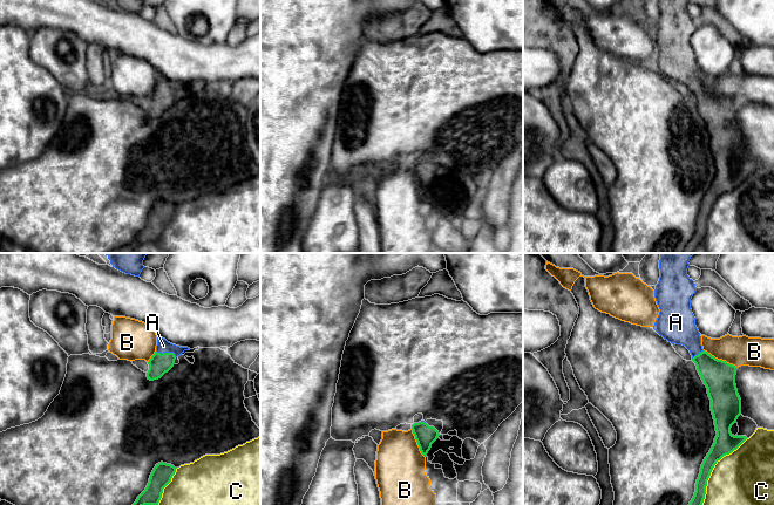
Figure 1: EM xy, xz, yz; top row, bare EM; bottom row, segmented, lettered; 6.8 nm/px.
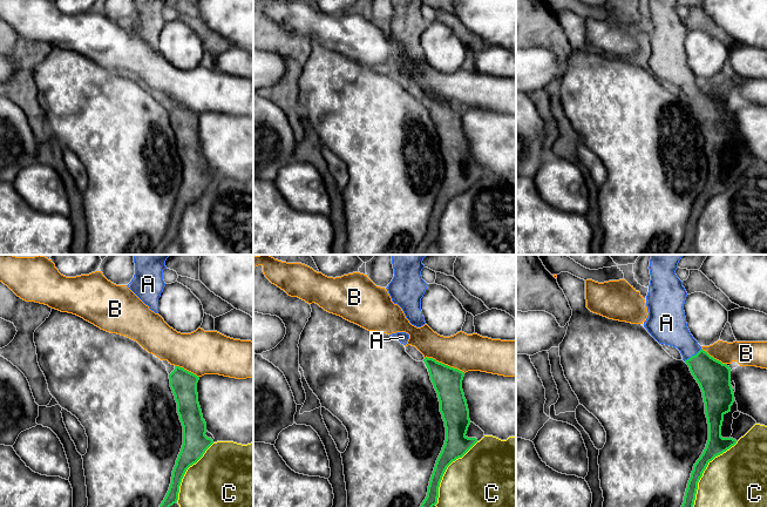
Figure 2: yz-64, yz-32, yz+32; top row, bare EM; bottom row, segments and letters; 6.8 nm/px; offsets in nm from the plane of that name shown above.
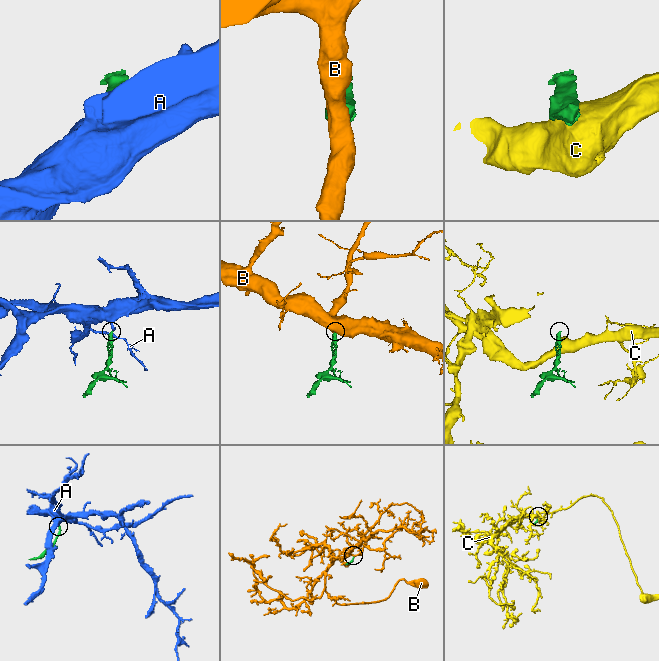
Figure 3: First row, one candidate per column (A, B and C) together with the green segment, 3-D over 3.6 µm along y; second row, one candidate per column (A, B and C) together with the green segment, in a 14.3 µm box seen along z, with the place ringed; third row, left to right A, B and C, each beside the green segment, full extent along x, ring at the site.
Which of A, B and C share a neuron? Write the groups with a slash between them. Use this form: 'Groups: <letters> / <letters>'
Groups: A / B / C

